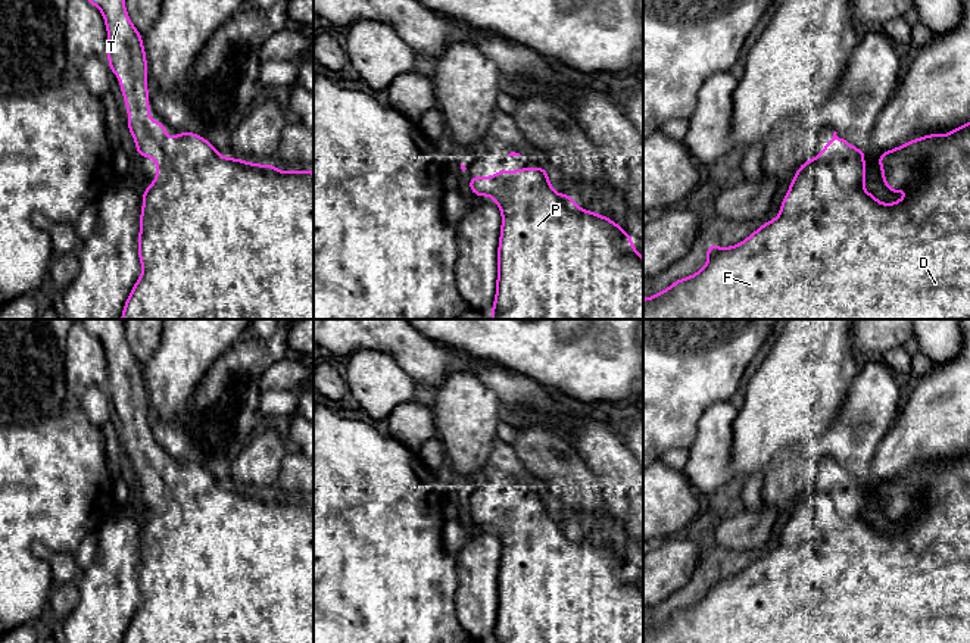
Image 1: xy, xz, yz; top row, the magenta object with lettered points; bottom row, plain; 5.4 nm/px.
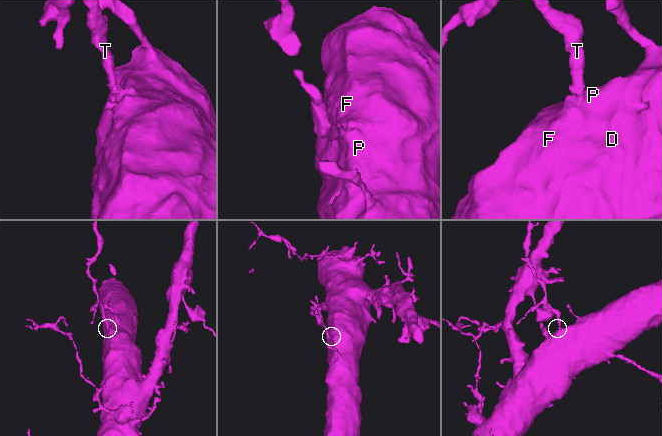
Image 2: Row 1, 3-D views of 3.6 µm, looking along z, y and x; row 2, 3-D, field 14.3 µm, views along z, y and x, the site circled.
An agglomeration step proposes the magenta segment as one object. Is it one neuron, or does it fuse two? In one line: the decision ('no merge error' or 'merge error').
no merge error

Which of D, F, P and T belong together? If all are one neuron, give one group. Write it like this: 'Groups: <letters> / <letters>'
Groups: D F P T

